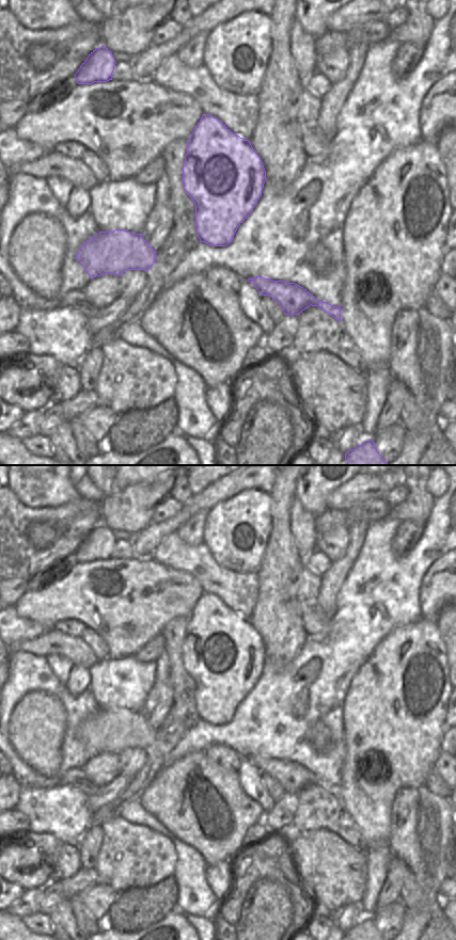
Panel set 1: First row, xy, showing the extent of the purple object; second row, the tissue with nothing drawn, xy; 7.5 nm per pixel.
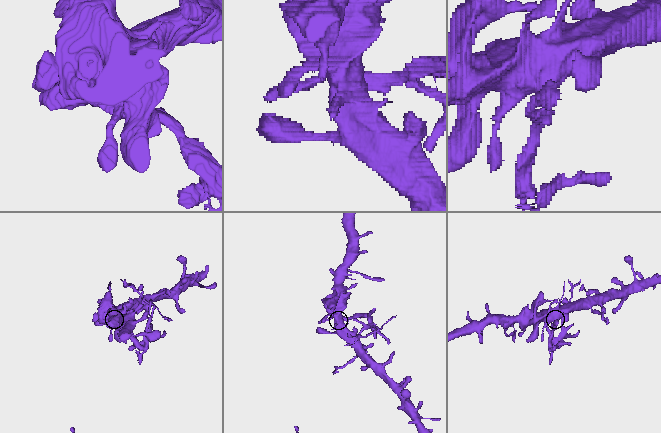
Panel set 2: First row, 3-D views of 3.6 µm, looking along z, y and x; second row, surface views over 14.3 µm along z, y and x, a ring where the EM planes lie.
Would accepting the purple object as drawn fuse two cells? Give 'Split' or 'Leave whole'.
Split

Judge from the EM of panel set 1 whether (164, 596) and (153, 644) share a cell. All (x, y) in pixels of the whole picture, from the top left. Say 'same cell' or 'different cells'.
different cells

